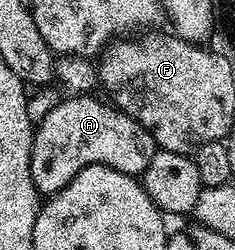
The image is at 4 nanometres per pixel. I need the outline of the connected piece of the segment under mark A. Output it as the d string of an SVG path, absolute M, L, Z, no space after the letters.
M77 93L68 97L62 98L34 130L29 168L38 194L48 197L61 191L78 172L92 164L103 164L134 177L144 174L158 150L151 133L130 115L95 99L92 94Z

